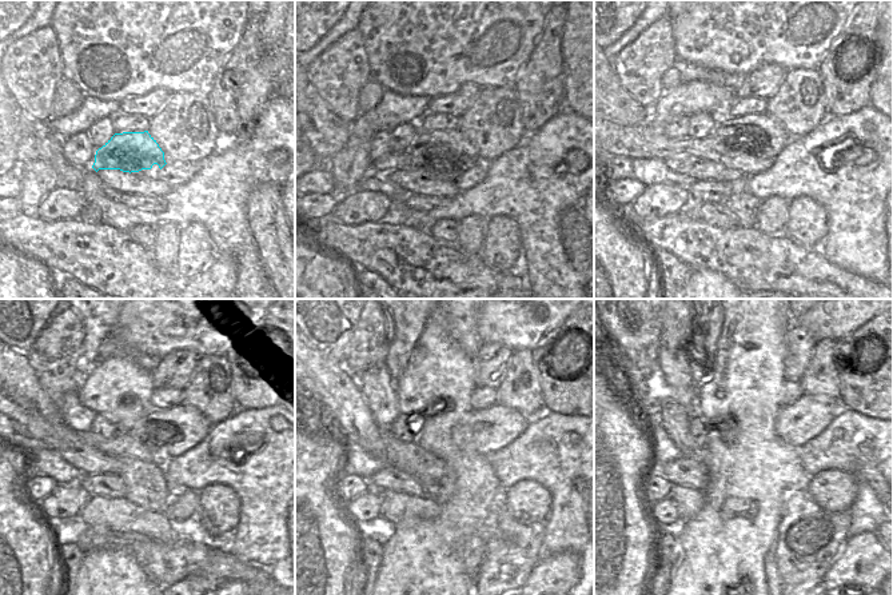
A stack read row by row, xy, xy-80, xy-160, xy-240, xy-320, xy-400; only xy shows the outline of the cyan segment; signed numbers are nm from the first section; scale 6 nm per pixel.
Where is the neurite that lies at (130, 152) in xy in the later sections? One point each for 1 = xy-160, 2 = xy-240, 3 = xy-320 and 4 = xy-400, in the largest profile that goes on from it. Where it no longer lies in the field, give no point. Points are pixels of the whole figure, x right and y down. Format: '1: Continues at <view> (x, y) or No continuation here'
1: Continues at xy-160 (760, 134)
2: Continues at xy-240 (171, 432)
3: Continues at xy-320 (482, 431)
4: Continues at xy-400 (796, 424).

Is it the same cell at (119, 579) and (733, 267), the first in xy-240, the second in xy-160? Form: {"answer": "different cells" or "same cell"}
{"answer": "different cells"}

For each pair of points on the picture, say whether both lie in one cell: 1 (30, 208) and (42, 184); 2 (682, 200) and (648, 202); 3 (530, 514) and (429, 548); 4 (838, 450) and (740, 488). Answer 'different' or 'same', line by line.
1: same
2: same
3: different
4: different

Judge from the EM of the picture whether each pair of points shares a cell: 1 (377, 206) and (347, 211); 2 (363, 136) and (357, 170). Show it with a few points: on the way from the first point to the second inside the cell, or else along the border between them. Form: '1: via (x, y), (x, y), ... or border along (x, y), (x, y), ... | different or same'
1: via (370, 206), (354, 207) | same
2: via (357, 144), (357, 162) | same

